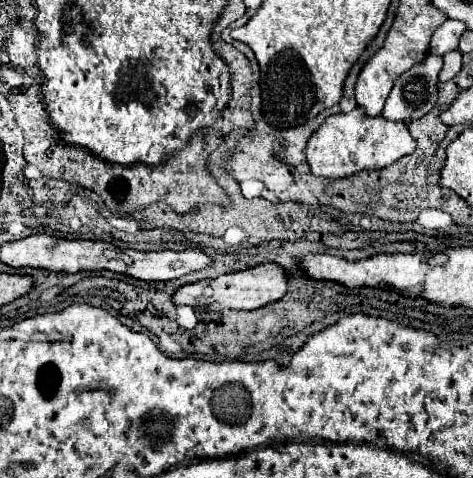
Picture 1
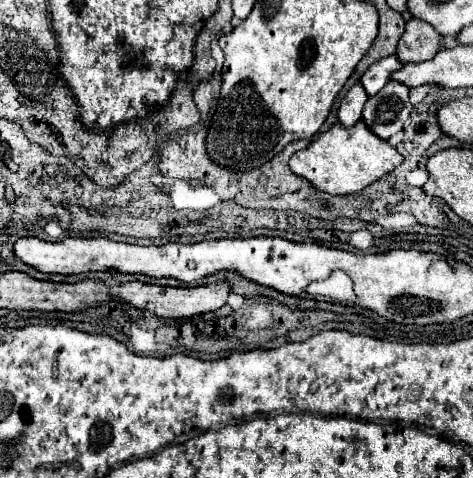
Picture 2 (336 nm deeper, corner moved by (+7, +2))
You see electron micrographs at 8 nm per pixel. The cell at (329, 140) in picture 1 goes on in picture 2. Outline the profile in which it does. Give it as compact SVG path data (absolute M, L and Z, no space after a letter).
M360 120L352 128L334 124L328 132L320 134L306 150L298 150L290 158L290 168L294 174L306 178L314 188L328 194L354 194L376 182L384 174L392 172L402 164L402 154L388 142L372 136Z

